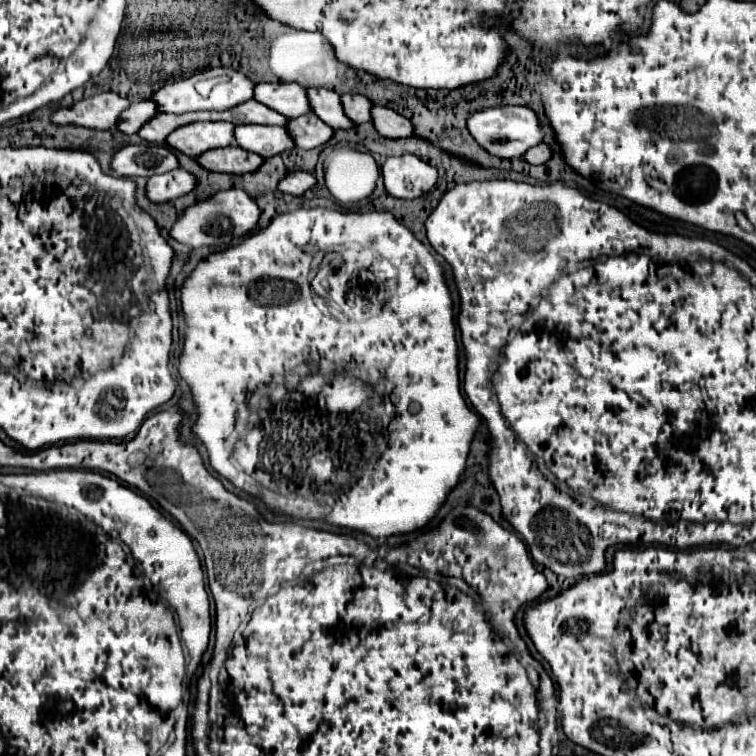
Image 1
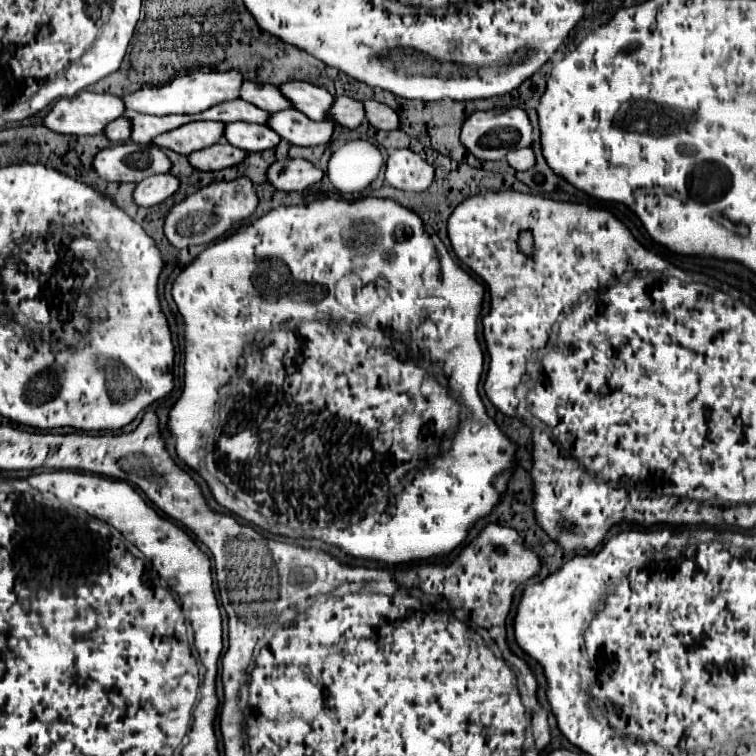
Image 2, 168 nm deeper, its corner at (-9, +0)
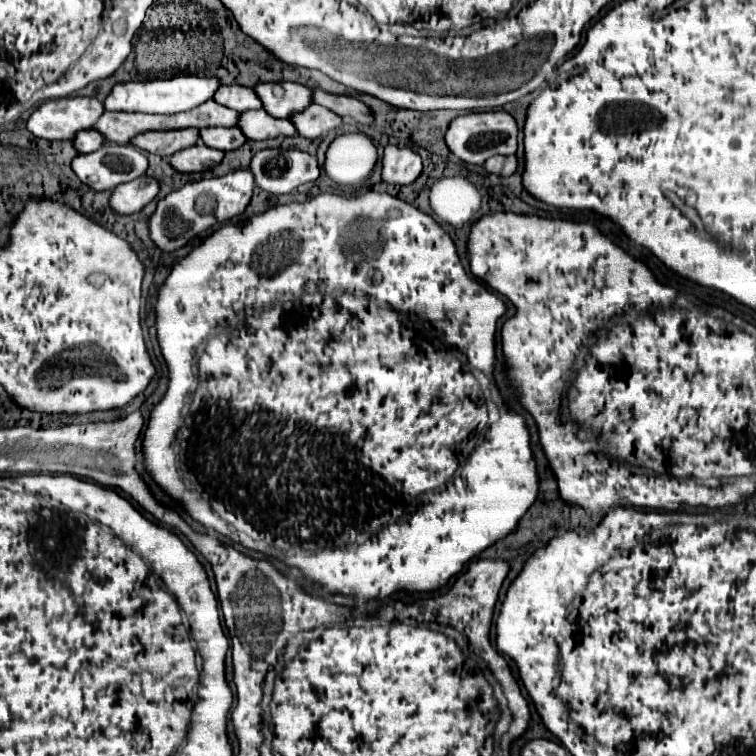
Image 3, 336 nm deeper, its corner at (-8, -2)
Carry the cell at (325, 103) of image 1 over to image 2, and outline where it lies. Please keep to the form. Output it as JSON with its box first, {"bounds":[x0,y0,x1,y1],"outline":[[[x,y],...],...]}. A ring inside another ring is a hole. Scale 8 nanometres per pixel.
{"bounds":[279,81,335,121],"outline":[[[289,81],[289,83],[283,83],[279,89],[293,103],[295,109],[303,111],[313,121],[327,119],[327,111],[335,101],[335,97],[327,89],[305,81]]]}

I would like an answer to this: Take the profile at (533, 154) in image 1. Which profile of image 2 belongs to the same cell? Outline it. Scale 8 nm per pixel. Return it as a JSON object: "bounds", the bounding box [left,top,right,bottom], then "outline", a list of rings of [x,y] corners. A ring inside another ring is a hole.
{"bounds":[507,149,537,171],"outline":[[[533,149],[511,151],[511,153],[507,155],[507,161],[509,161],[509,165],[511,165],[513,169],[517,169],[517,171],[527,171],[527,169],[535,167],[535,163],[537,163]]]}

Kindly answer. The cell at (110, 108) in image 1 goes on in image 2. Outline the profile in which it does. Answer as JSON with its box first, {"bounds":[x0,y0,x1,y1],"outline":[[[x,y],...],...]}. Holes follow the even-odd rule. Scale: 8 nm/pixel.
{"bounds":[45,91,125,135],"outline":[[[81,91],[73,99],[59,99],[45,117],[45,125],[67,135],[97,135],[123,113],[125,103],[121,97]]]}

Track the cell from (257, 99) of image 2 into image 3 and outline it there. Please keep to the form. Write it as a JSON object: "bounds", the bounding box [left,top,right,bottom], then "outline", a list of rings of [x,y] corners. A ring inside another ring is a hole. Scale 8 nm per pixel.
{"bounds":[212,85,262,113],"outline":[[[220,85],[218,93],[214,93],[212,99],[238,113],[248,111],[248,109],[262,109],[262,103],[256,97],[254,89],[242,87],[242,85]]]}

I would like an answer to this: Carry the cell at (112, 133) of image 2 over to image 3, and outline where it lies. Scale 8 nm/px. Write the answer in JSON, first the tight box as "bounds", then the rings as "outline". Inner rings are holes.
{"bounds":[72,129,104,155],"outline":[[[86,129],[86,131],[78,133],[78,137],[72,139],[72,145],[80,155],[86,155],[86,153],[92,153],[92,151],[100,149],[102,143],[104,143],[104,137],[94,129]]]}

